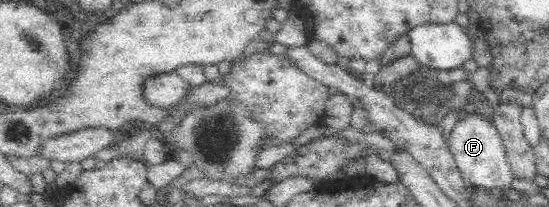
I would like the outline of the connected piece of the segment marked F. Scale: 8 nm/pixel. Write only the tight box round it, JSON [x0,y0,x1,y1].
[446,114,512,191]

